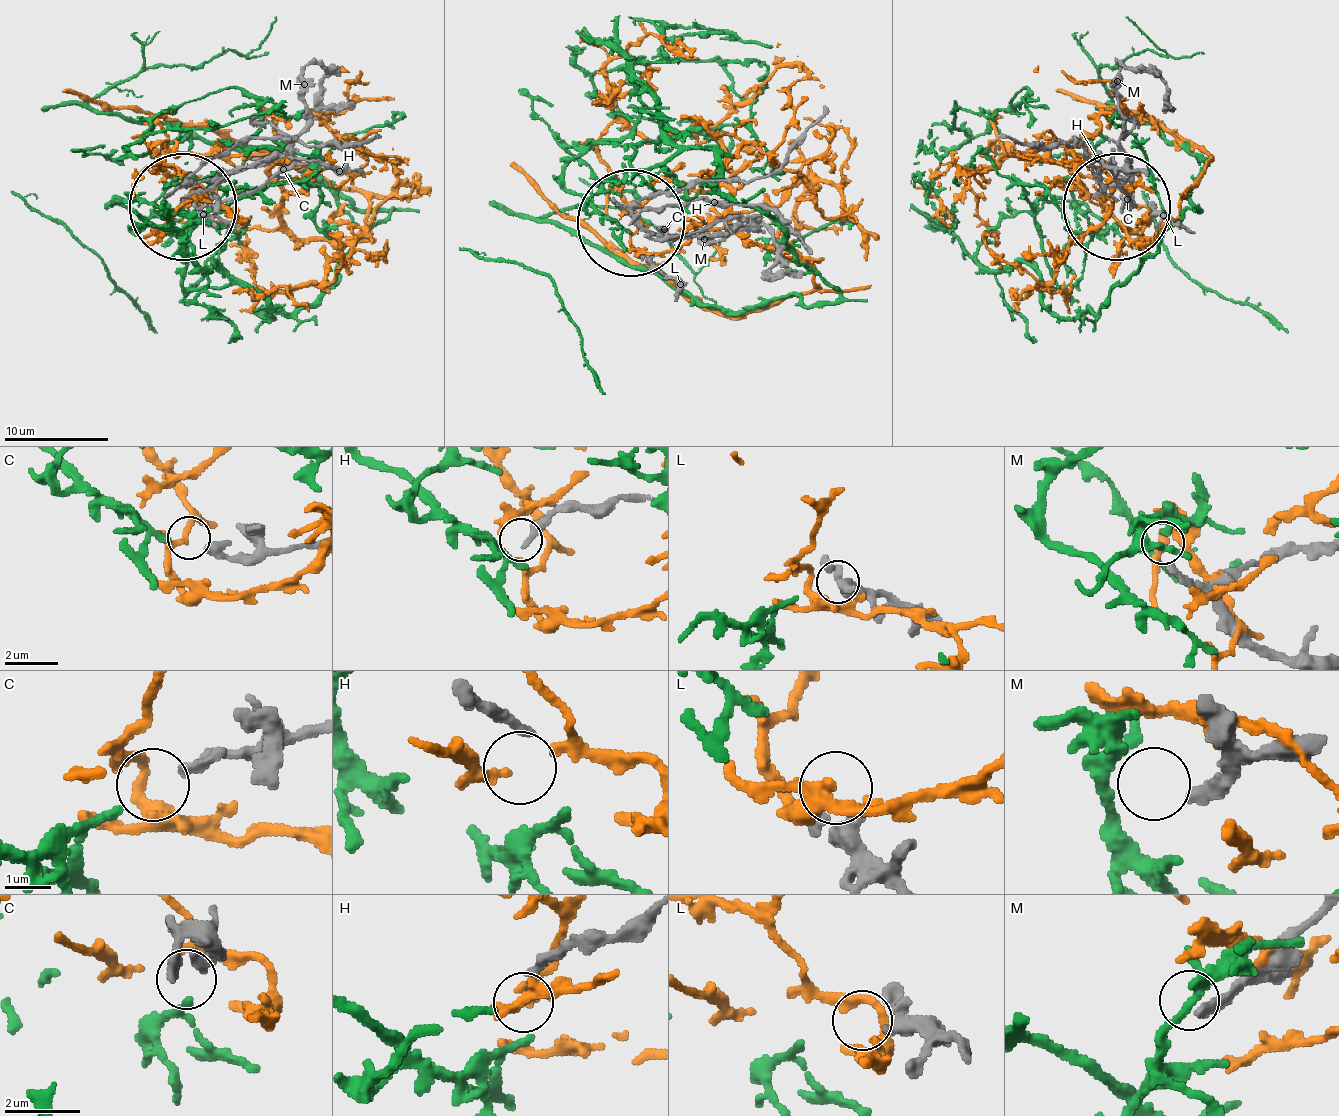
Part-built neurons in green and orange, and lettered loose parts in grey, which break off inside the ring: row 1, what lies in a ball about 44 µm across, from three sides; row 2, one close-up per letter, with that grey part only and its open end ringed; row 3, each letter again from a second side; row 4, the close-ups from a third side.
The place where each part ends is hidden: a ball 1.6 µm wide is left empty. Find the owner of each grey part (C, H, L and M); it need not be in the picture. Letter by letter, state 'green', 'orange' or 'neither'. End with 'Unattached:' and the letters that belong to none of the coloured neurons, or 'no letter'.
C: green
H: neither
L: neither
M: neither
Unattached: H, L, M

